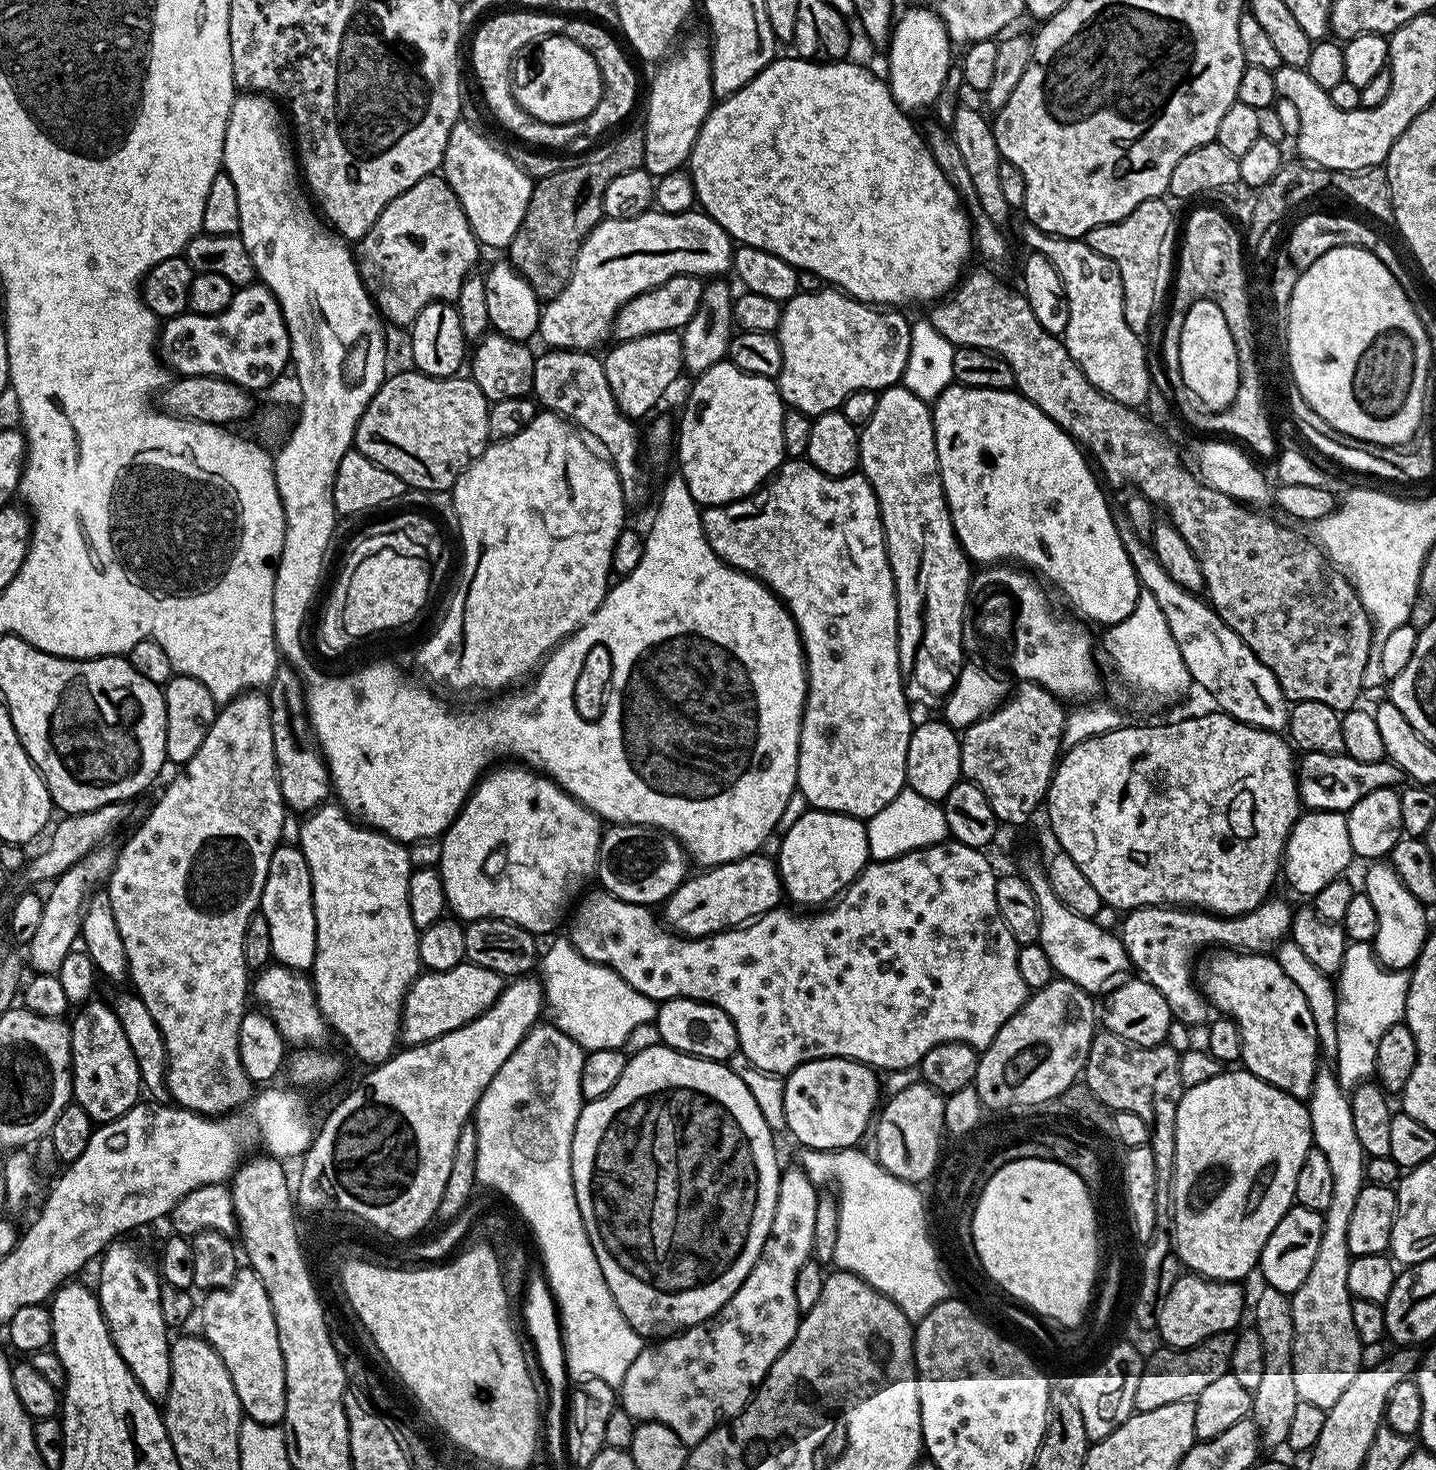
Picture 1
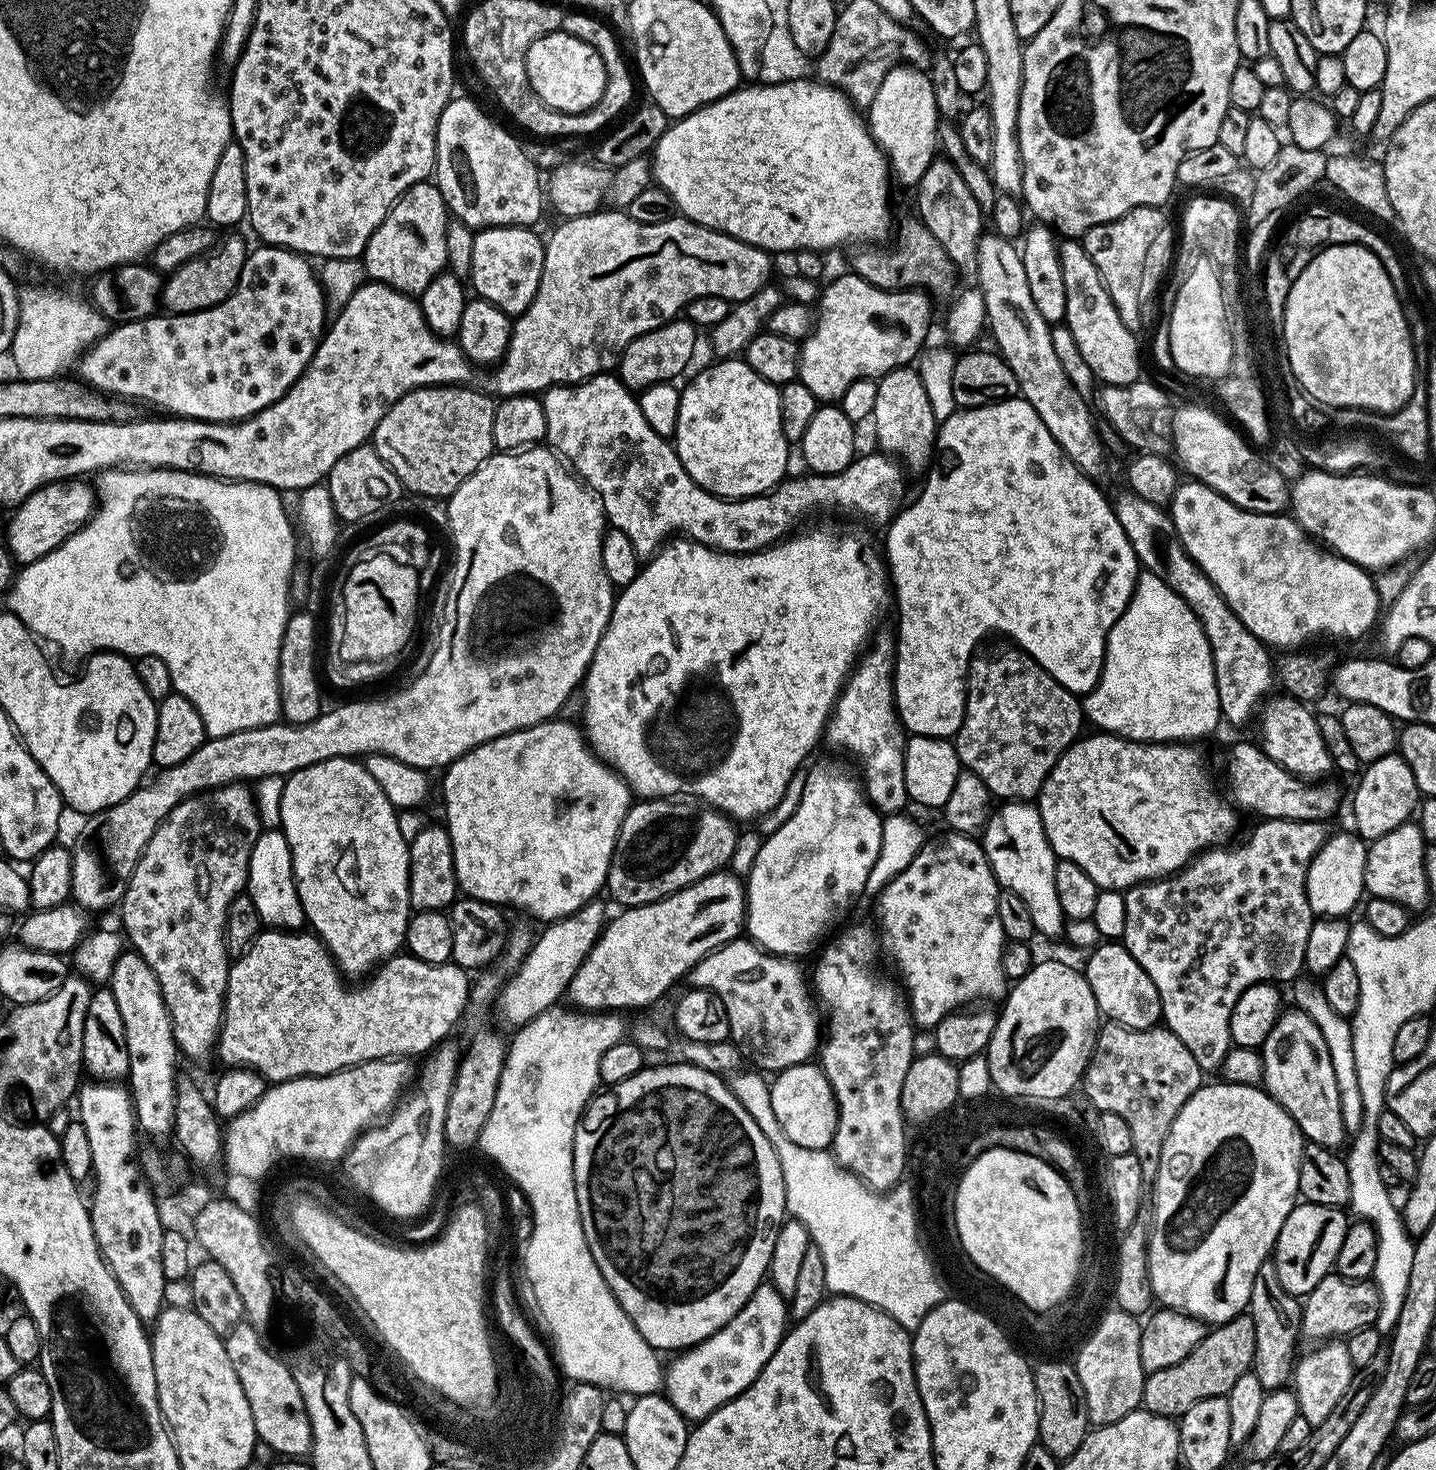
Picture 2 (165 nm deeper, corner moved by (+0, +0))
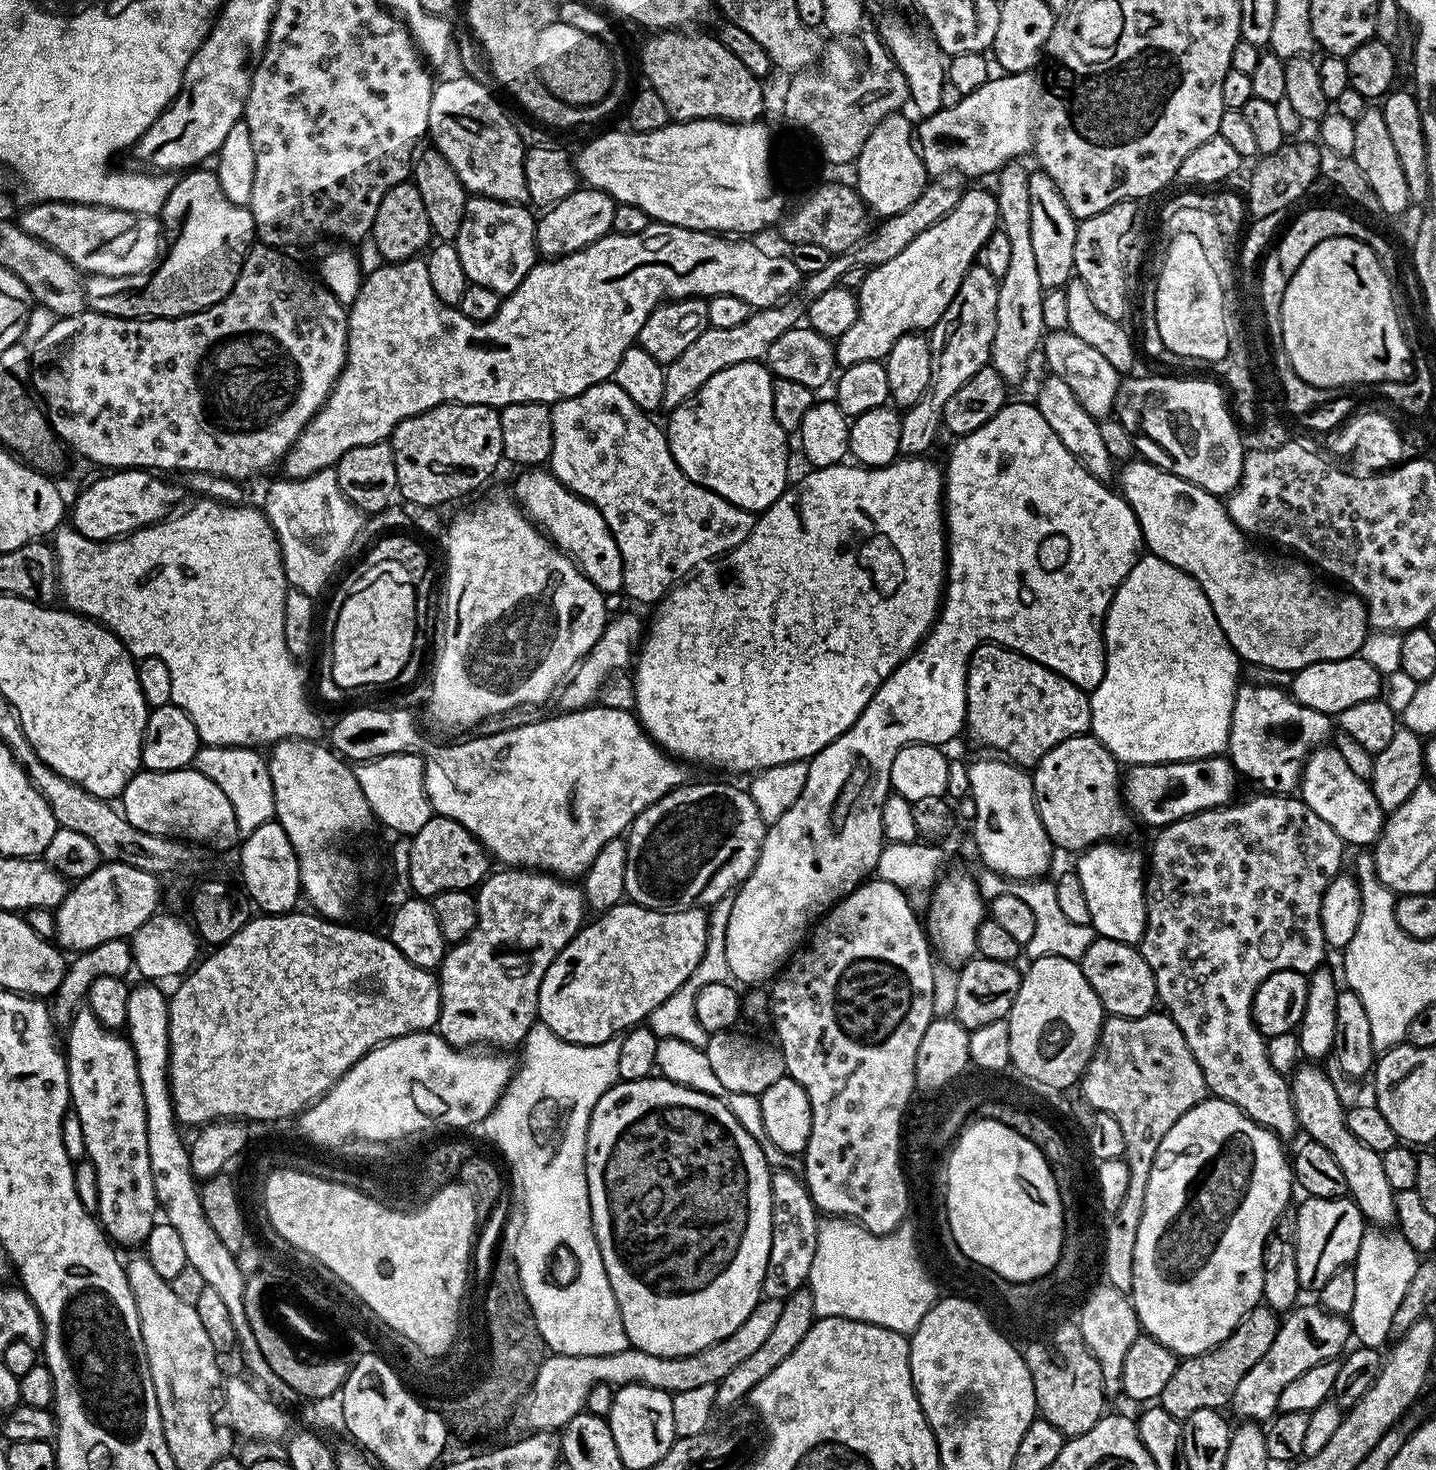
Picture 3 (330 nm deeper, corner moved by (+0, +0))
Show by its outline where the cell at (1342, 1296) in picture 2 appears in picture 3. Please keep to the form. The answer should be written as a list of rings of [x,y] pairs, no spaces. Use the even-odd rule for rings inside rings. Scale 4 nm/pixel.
[[[1315,1303],[1312,1304],[1306,1305],[1305,1308],[1297,1306],[1281,1319],[1278,1338],[1274,1338],[1270,1350],[1266,1350],[1266,1355],[1258,1361],[1258,1366],[1251,1368],[1250,1374],[1246,1374],[1242,1382],[1238,1382],[1238,1390],[1234,1390],[1230,1408],[1241,1416],[1241,1421],[1271,1420],[1278,1411],[1278,1398],[1282,1390],[1290,1386],[1290,1382],[1294,1382],[1298,1374],[1306,1374],[1310,1366],[1337,1359],[1349,1347],[1349,1321],[1343,1316],[1335,1316],[1333,1312],[1324,1311]]]

